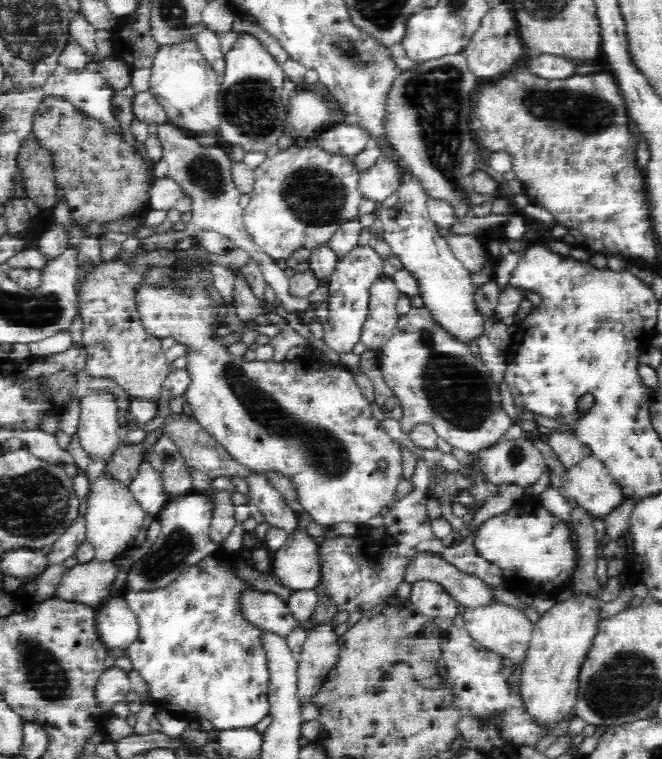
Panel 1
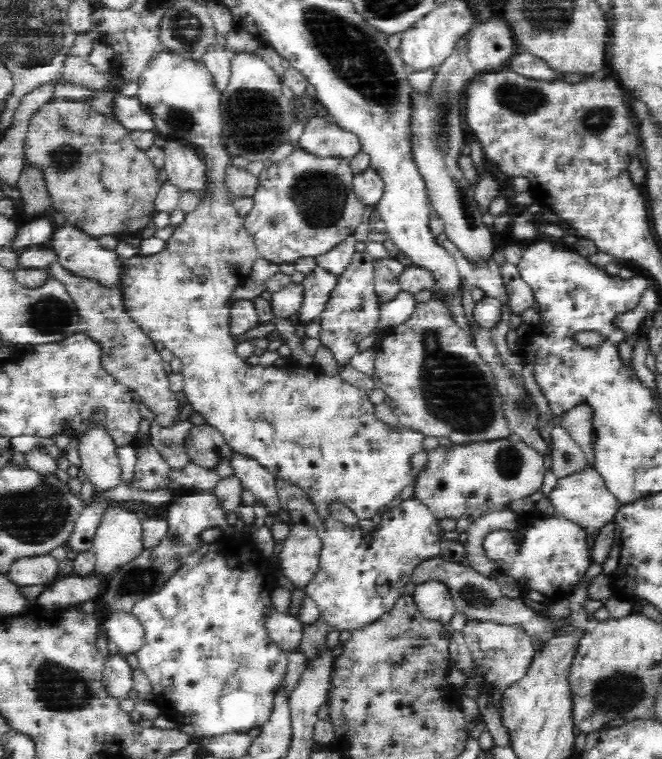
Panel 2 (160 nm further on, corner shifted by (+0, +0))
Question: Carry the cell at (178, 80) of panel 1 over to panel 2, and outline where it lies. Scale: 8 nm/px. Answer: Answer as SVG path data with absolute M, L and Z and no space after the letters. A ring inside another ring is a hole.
M170 50L160 52L156 58L154 58L146 67L142 74L139 76L138 82L138 97L142 101L142 105L148 108L148 111L152 113L154 117L155 132L166 140L177 140L186 143L188 146L200 149L204 152L204 161L206 161L206 167L208 167L208 188L206 188L206 196L201 199L200 206L192 212L188 212L184 216L184 220L174 227L172 236L166 240L166 247L158 254L151 256L144 256L138 258L138 256L131 257L129 264L127 265L127 272L124 275L120 275L123 278L123 294L124 305L127 307L129 316L140 326L140 329L155 343L161 342L165 348L168 348L174 356L180 358L182 363L181 373L184 377L183 391L186 395L188 404L192 405L195 412L198 412L204 422L215 428L223 436L225 443L235 452L241 454L245 458L255 460L260 466L266 468L268 472L271 472L276 480L286 479L293 485L296 485L304 494L308 497L308 500L315 506L315 511L321 520L328 520L331 518L332 512L330 512L330 506L334 502L340 502L344 504L358 520L377 520L380 514L388 506L388 502L392 502L398 494L408 487L413 482L413 477L410 475L412 472L411 458L423 450L423 442L426 436L424 433L410 430L405 426L400 426L400 430L391 430L391 428L384 424L381 420L378 420L375 415L375 406L369 400L369 394L363 391L357 386L352 386L348 382L344 382L340 375L328 376L322 369L318 369L318 366L314 364L309 367L303 367L300 364L294 364L291 362L277 363L270 366L262 365L248 365L242 357L237 355L235 351L236 343L234 342L230 333L230 309L233 301L231 295L234 288L243 284L245 280L248 280L252 274L253 265L258 257L258 250L253 243L252 237L245 231L243 225L243 218L236 212L232 205L232 197L228 197L227 186L225 185L225 168L230 164L230 155L225 149L222 136L223 136L223 122L221 113L221 94L222 91L216 88L212 73L205 66L203 60L191 60L191 58L185 54L174 53Z

